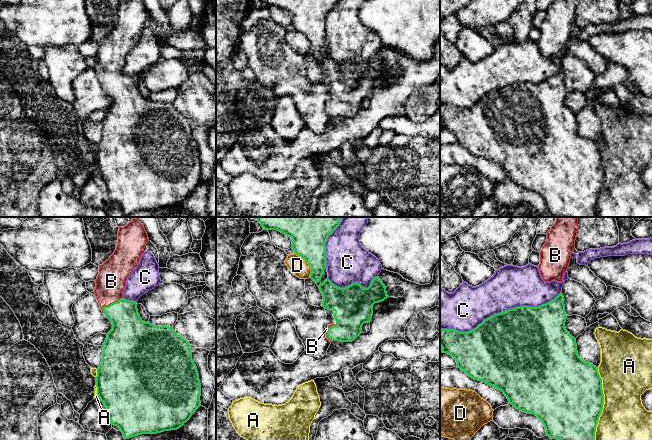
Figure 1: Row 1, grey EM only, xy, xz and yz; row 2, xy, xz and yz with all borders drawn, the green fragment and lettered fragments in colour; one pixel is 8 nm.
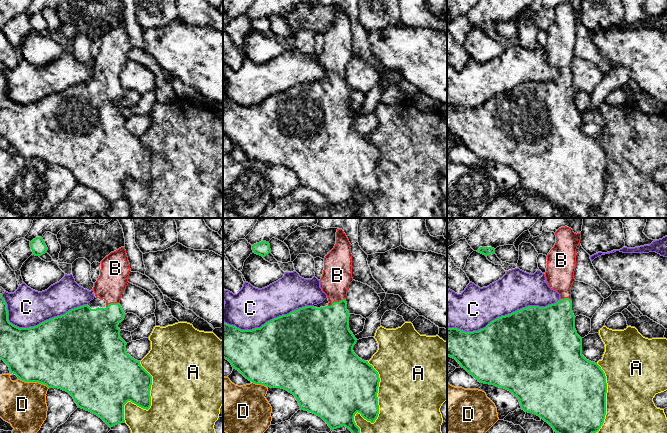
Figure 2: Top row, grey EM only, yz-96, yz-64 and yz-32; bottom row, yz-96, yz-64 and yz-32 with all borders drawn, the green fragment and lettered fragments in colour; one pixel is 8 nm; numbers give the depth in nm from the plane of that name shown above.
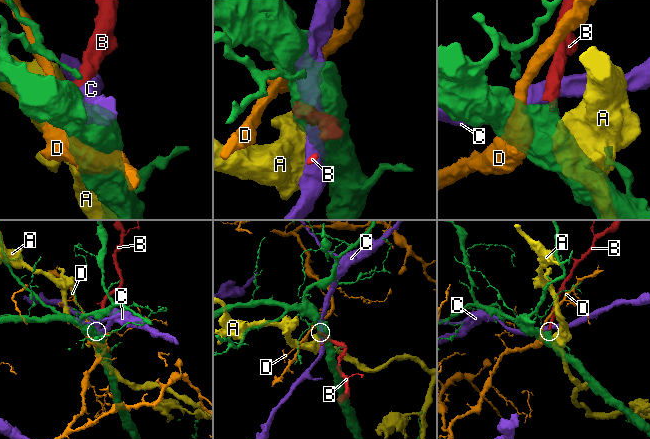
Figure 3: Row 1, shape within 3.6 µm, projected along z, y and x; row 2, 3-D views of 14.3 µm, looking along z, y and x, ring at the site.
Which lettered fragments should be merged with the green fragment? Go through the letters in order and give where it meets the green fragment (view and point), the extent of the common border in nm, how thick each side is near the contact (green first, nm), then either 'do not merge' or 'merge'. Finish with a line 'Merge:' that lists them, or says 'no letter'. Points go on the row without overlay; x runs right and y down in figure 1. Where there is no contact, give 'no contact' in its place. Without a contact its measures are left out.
A: yz (603, 180) | 600 nm | 500/440 nm | do not merge
B: xy (110, 80) | 200 nm | 260/240 nm | merge
C: yz (501, 88) | 1000 nm | 500/340 nm | do not merge
D: xz (308, 39) | 240 nm | 260/150 nm | do not merge
Merge: B

